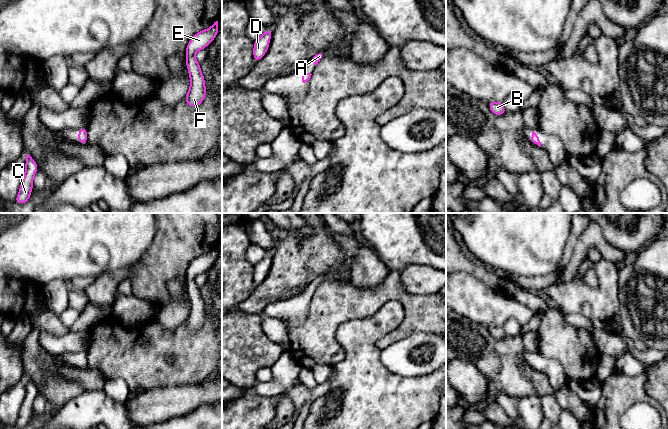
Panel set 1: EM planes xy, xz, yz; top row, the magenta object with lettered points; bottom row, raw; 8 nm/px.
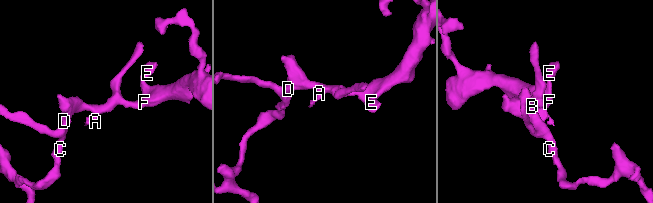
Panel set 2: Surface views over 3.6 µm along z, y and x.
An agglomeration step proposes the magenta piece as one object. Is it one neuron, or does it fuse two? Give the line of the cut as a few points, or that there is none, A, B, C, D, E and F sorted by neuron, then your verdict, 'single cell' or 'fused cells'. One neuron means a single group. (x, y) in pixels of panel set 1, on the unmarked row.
no cut | A B C D E F | single cell

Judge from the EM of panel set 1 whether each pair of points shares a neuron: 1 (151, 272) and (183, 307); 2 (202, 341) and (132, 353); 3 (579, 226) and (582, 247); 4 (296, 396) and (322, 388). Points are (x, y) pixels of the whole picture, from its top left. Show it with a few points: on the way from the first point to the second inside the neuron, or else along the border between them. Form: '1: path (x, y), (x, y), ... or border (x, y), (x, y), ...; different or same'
1: border (184, 276), (168, 282), (172, 300), (158, 310); different
2: path (185, 343), (157, 343), (149, 345); same
3: border (589, 223), (575, 240); different
4: path (302, 394), (313, 394), (316, 392); same

